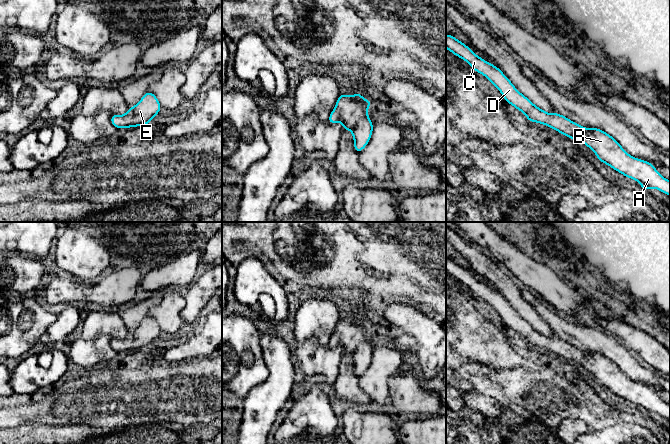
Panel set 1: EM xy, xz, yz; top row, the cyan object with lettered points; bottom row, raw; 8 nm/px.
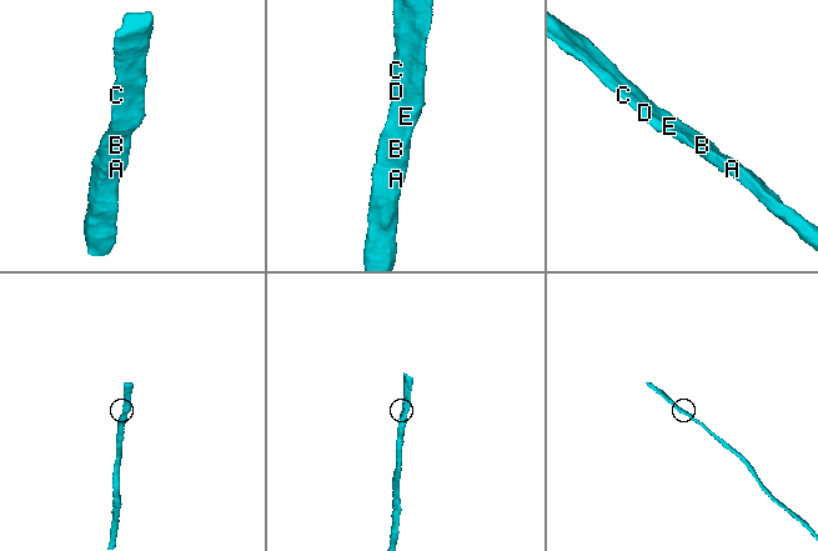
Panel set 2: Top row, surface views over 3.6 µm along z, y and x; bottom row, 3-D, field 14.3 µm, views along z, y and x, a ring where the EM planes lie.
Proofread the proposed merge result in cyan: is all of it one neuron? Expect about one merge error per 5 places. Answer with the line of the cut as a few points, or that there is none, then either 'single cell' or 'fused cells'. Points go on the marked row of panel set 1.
cut none; single cell

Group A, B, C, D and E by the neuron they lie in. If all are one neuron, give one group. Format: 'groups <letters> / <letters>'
groups A B C D E

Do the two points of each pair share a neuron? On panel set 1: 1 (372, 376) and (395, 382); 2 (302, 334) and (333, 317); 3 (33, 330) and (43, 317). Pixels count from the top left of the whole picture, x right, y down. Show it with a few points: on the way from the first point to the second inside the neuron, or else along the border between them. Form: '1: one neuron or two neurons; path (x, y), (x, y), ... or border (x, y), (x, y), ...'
1: two neurons; border (403, 361), (389, 378), (389, 394)
2: one neuron; path (310, 326), (319, 317), (325, 317)
3: one neuron; path (33, 327), (40, 320)

